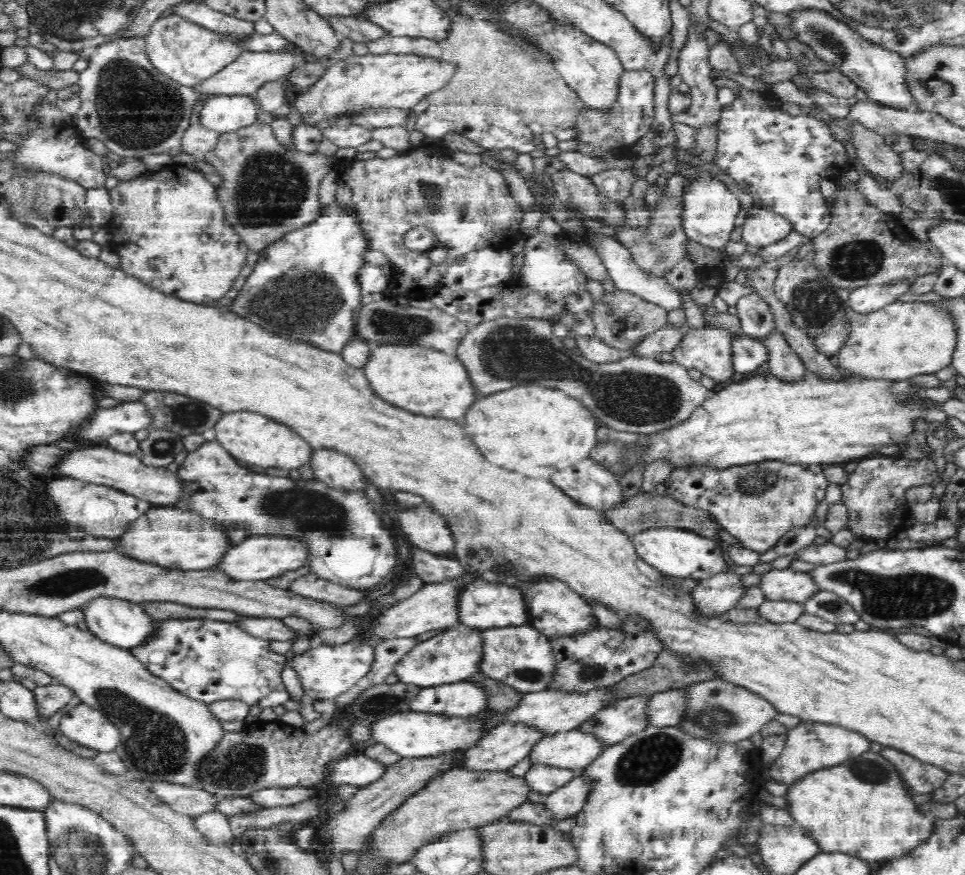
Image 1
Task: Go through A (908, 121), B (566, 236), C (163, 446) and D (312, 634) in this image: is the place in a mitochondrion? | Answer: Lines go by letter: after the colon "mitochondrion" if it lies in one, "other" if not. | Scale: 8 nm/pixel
A: other
B: other
C: mitochondrion
D: other

